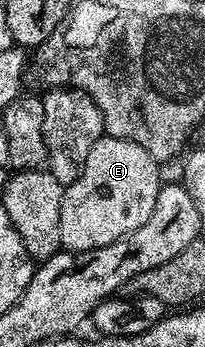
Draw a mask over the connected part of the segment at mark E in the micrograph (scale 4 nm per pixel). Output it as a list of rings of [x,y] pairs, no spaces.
[[[103,134],[88,149],[88,155],[82,166],[82,172],[62,192],[60,205],[60,241],[67,251],[91,251],[104,245],[112,245],[125,235],[131,235],[148,217],[152,217],[152,209],[156,209],[156,197],[160,180],[158,180],[159,160],[152,158],[148,149],[136,145],[136,141],[128,141],[120,137]]]

